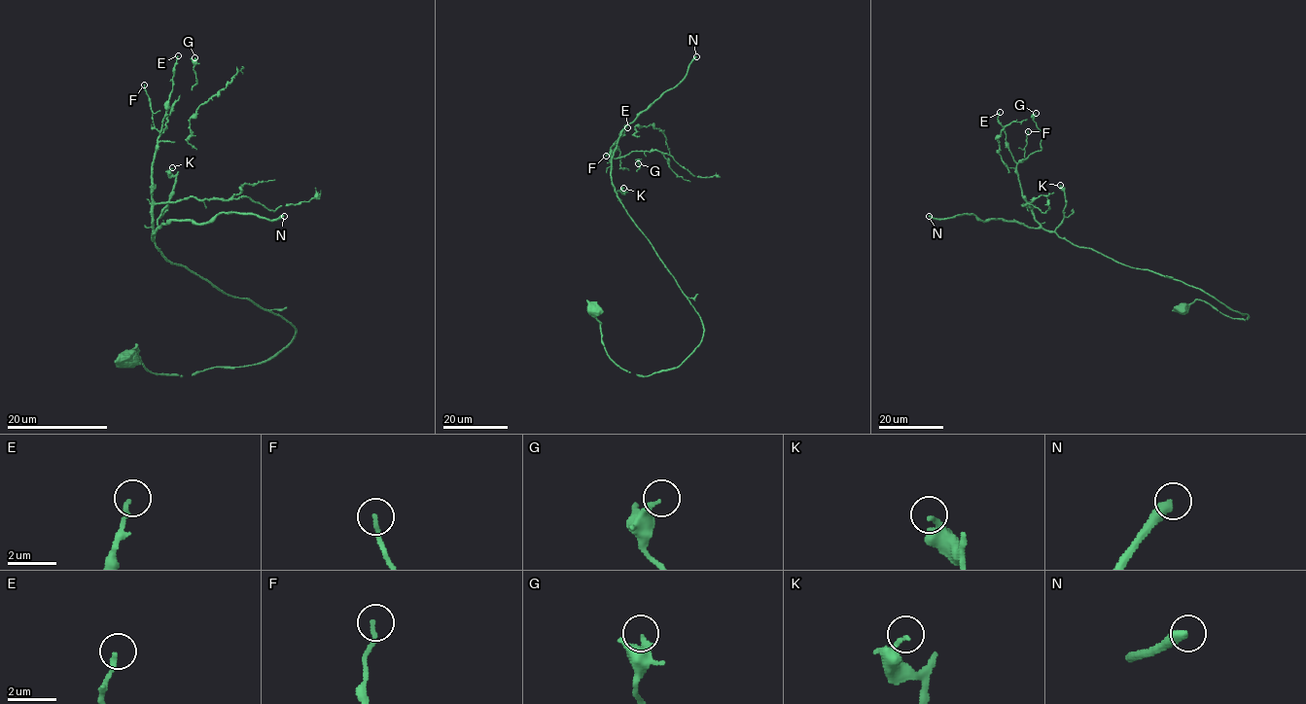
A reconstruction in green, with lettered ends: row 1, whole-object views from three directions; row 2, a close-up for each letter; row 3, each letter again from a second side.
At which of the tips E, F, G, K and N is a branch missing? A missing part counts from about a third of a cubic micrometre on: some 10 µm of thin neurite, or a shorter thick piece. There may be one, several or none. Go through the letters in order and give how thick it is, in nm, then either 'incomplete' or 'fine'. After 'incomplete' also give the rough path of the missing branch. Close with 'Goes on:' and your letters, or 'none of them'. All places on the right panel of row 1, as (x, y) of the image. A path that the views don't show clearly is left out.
E: 180 nm | fine
F: 190 nm | fine
G: 280 nm | fine
K: 240 nm | fine
N: 400 nm | incomplete
Goes on: N

